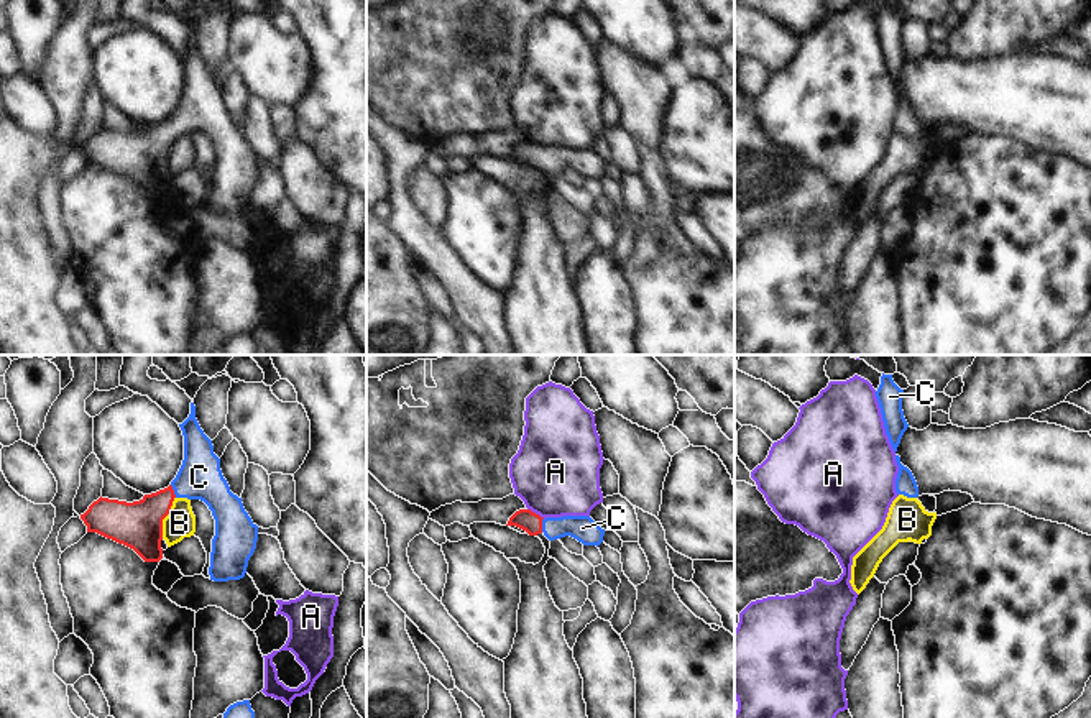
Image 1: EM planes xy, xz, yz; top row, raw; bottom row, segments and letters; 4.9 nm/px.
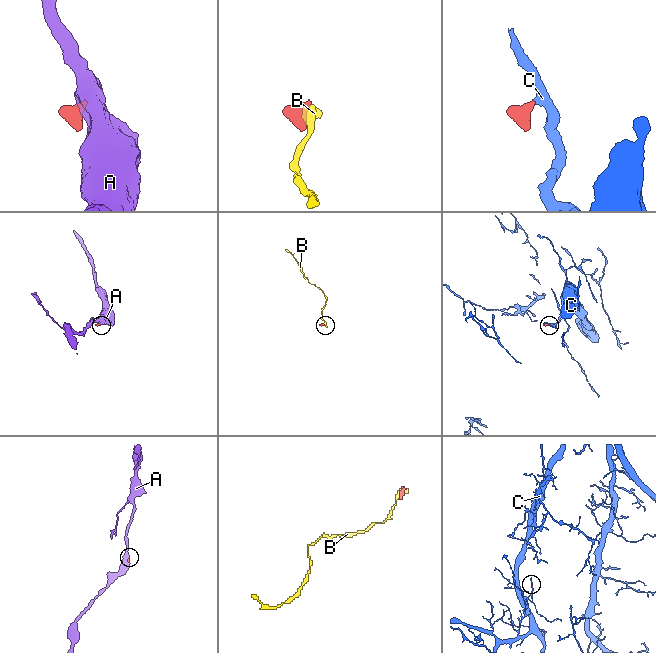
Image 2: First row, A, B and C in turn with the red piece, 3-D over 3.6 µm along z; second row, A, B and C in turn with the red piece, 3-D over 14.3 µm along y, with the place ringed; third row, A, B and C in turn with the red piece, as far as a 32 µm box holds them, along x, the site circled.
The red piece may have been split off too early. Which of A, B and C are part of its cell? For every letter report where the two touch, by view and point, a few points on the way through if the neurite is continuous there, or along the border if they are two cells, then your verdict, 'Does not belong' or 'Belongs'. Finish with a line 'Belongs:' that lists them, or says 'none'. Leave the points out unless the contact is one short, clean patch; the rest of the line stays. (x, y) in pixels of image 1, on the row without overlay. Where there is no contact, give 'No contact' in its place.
A: Touches red at xz (534, 145). Boundary: xz (528, 140), (544, 150). Does not belong
B: Touches red at xy (165, 148). Boundary: xy (174, 128), (170, 145), (163, 151), (161, 170). Does not belong
C: Touches red at xz (541, 156). Path across: xz (526, 151), (533, 156), (541, 156), (582, 160). Belongs
Belongs: C

